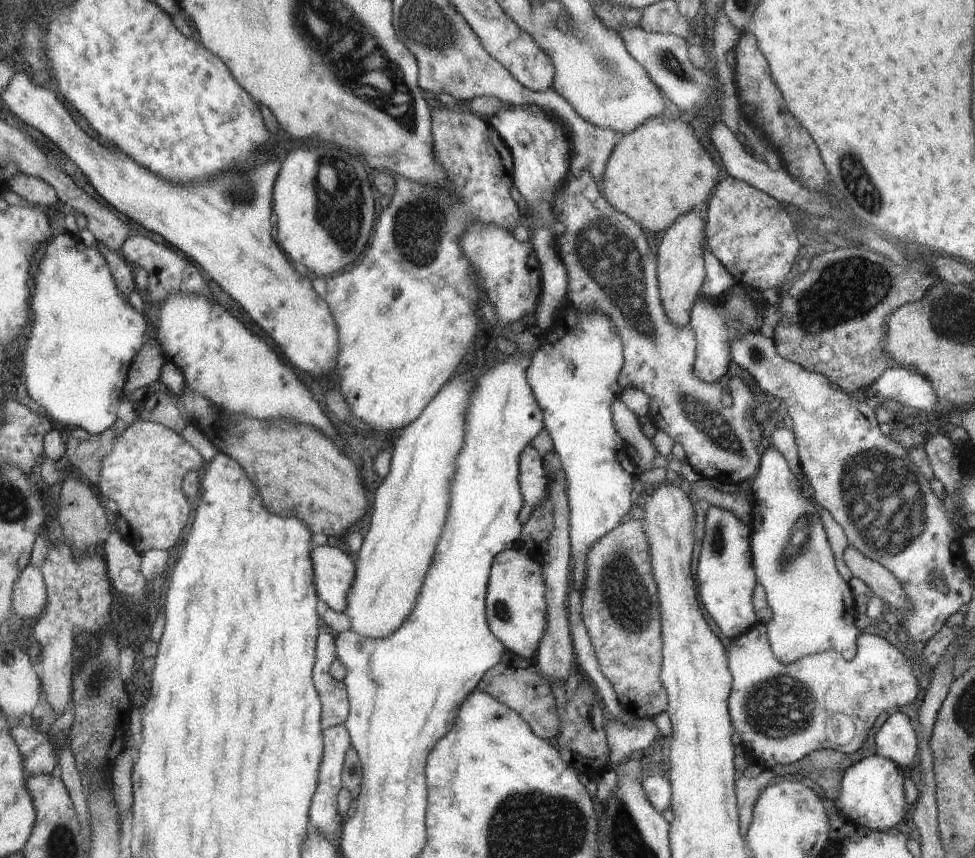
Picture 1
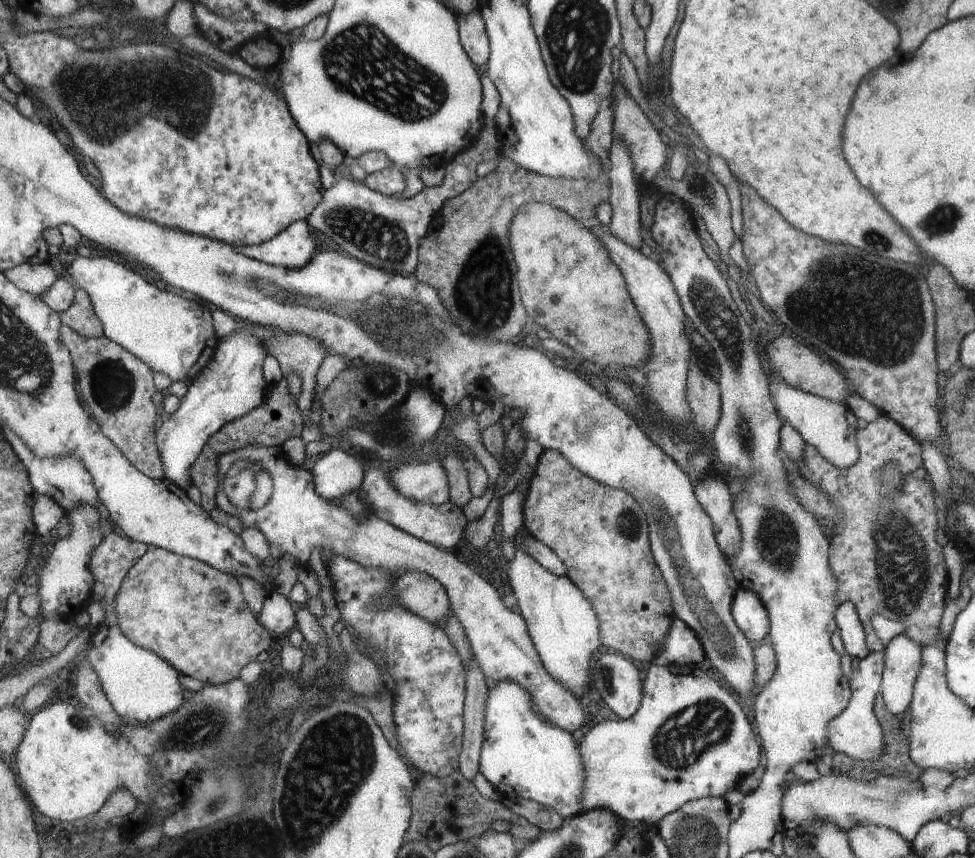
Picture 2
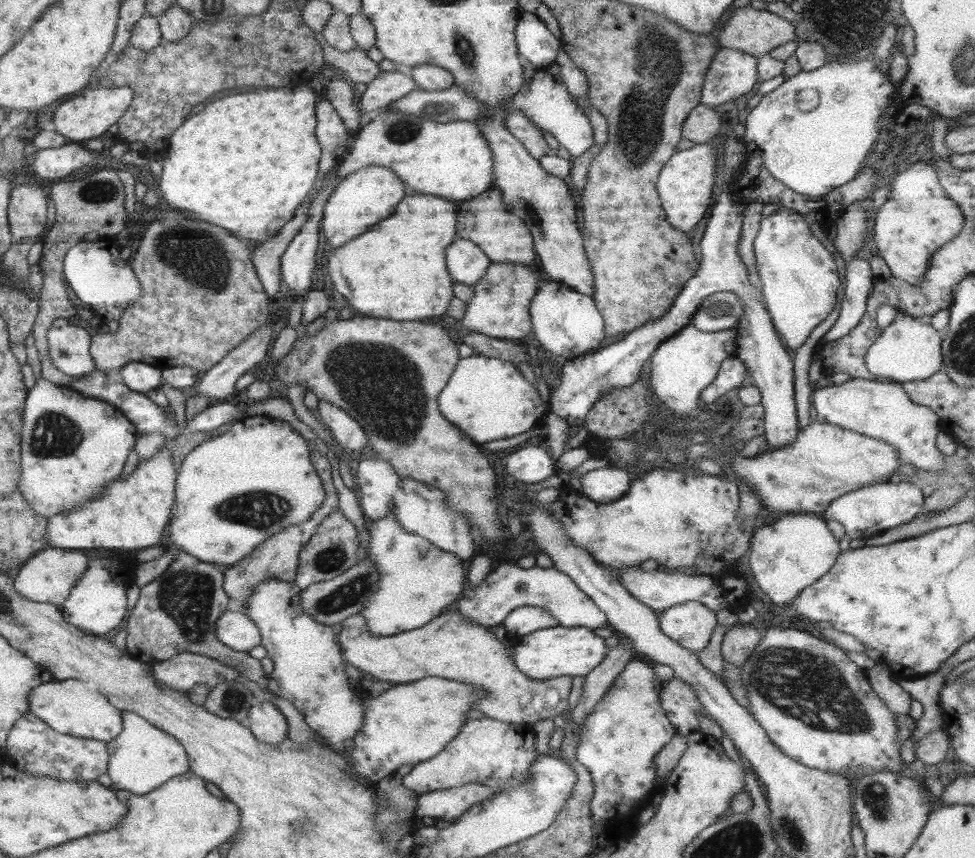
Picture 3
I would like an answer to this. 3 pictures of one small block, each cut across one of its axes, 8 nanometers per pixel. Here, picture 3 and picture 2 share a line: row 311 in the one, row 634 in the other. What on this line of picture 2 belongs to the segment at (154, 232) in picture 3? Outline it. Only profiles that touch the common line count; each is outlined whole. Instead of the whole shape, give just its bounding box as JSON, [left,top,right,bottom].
[114,549,273,684]

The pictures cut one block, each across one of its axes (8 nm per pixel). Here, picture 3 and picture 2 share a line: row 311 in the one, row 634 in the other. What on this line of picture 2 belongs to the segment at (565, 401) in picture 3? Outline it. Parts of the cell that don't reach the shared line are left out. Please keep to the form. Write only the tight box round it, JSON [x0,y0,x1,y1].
[654,589,770,665]

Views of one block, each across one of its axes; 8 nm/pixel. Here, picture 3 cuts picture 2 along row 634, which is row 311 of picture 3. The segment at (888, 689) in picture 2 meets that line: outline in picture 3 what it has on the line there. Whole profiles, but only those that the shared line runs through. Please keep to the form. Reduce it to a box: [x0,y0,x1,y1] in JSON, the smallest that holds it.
[865,309,943,384]

